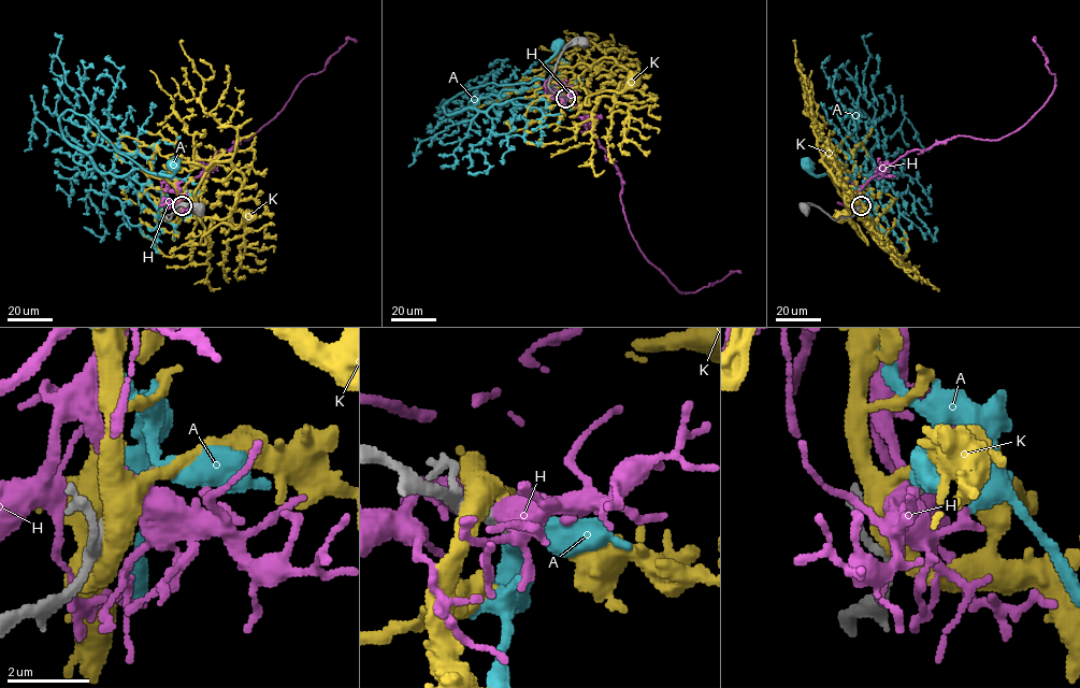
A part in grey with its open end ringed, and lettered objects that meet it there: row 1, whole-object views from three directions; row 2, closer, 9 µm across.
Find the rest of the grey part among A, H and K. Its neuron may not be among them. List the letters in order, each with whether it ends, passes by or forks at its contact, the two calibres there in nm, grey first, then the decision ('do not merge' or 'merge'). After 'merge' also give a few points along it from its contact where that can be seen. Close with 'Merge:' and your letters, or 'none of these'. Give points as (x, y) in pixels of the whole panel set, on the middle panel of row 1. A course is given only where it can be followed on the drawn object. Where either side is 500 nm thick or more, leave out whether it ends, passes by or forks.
A: it passes by; 280 nm thick on the grey side, 340 nm on the other; do not merge
H: it passes by; 400 nm thick on the grey side, 440 nm on the other; do not merge
K: it forks there; 360 nm thick on the grey side, 360 nm on the other; do not merge
Merge: none of these

